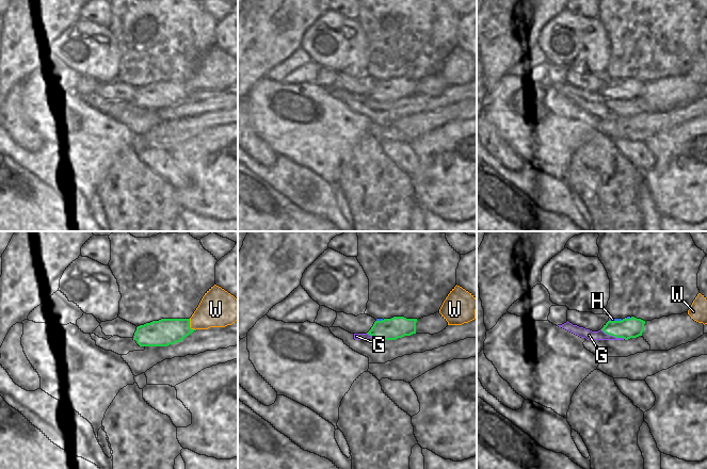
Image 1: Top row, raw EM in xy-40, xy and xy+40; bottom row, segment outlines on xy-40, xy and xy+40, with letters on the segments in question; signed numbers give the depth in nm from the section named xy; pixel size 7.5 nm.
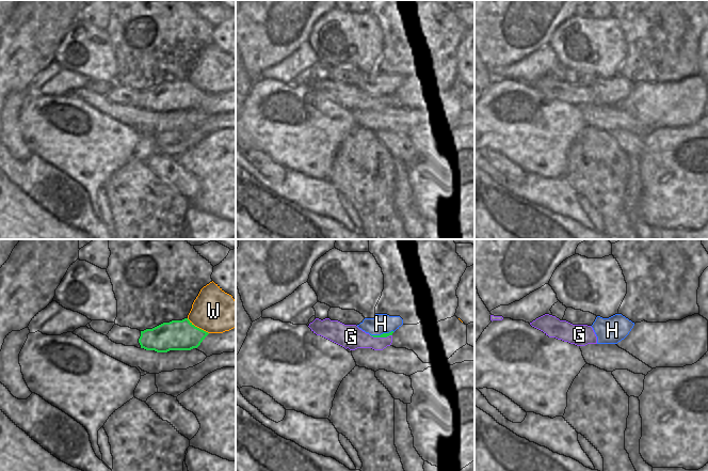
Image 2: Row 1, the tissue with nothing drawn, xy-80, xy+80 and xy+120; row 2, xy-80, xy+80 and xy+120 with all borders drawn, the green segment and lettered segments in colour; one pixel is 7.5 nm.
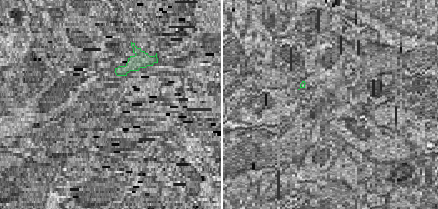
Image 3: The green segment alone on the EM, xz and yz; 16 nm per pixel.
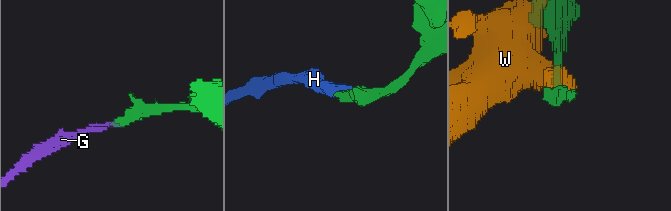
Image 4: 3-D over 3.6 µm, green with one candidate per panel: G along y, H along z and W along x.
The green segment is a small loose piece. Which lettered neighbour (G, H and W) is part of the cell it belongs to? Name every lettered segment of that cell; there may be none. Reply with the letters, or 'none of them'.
H

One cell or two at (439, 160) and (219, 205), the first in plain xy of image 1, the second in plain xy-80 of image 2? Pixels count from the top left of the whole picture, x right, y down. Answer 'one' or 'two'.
one

